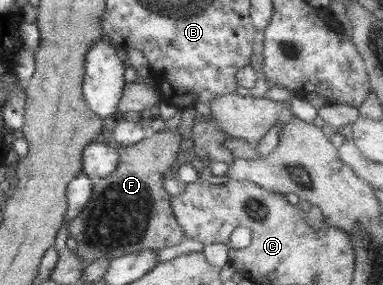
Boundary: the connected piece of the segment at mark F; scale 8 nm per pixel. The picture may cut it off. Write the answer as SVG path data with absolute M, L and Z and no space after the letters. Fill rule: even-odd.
M175 130L145 134L141 141L120 146L120 164L110 177L96 180L92 199L85 213L70 224L70 235L77 243L75 253L86 264L107 256L118 258L145 248L158 250L177 245L185 235L171 210L171 198L164 190L165 173L177 165L180 136Z

